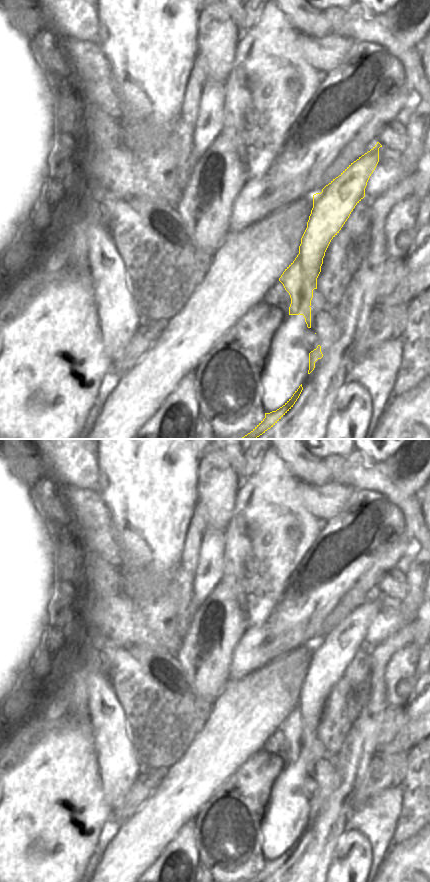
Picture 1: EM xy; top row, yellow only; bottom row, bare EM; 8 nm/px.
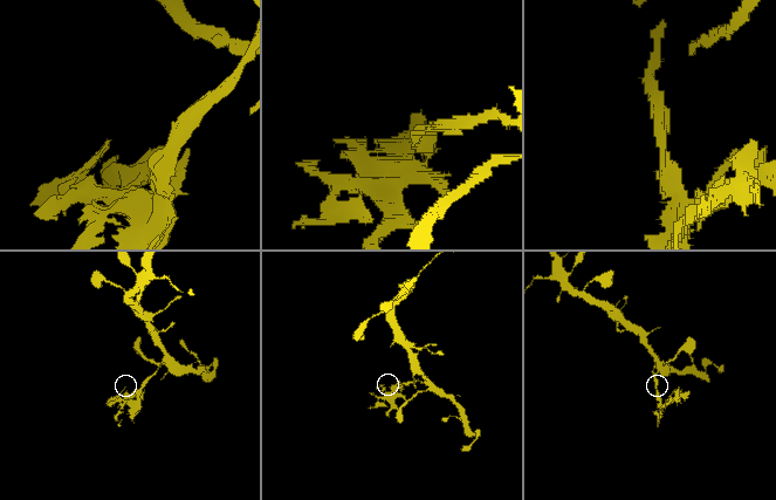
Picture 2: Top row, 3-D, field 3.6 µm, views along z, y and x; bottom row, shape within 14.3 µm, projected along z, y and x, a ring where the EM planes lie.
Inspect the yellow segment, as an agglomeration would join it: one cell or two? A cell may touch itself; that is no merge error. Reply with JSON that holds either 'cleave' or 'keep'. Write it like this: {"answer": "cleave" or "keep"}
{"answer": "cleave"}

